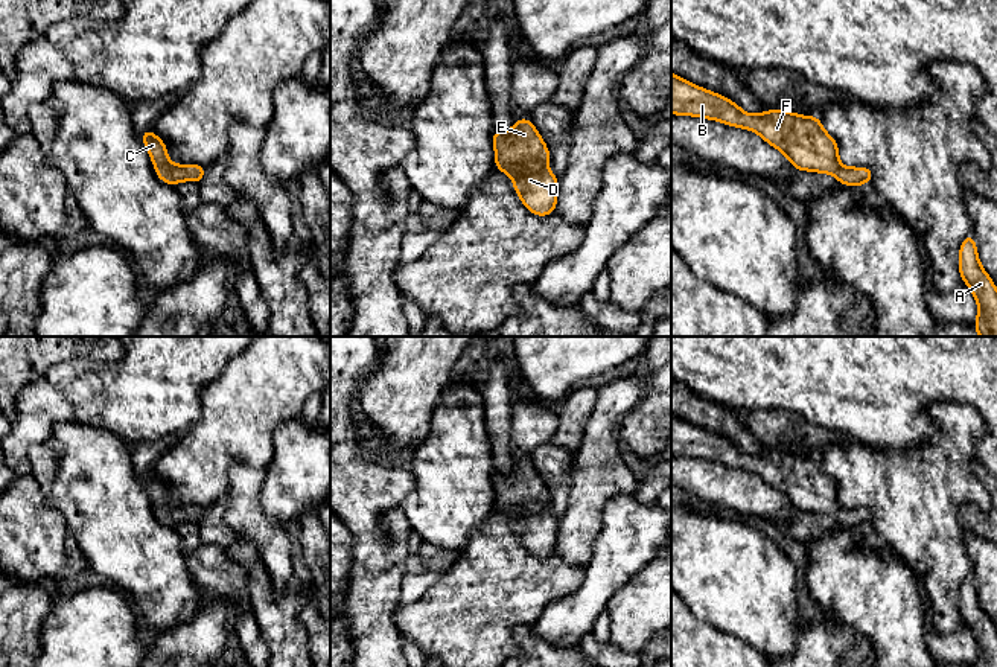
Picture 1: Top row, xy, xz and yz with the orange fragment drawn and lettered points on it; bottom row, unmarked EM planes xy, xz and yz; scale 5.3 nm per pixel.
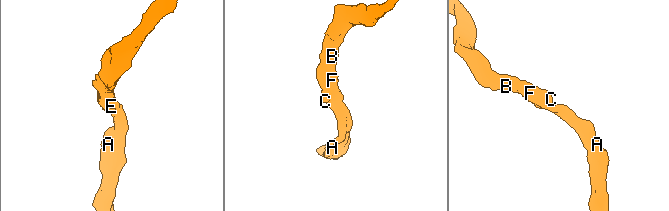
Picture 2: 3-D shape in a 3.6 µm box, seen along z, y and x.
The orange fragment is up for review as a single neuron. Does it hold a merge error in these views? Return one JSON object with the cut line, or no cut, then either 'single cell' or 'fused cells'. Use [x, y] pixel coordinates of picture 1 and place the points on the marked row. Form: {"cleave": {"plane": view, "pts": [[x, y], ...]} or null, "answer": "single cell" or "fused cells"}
{"cleave": null, "answer": "single cell"}

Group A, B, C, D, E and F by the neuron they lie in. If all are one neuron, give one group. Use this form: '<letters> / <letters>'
A B C D E F

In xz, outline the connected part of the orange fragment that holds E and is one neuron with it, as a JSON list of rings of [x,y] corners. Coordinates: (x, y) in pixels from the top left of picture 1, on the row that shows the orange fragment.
[[[516,119],[510,131],[492,134],[496,171],[513,178],[513,189],[536,216],[556,212],[559,178],[548,169],[551,152],[533,120]]]

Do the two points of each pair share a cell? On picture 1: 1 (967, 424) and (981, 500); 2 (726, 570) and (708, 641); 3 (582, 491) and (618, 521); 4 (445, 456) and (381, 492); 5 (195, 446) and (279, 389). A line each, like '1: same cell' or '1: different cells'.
1: same cell
2: different cells
3: different cells
4: different cells
5: same cell

